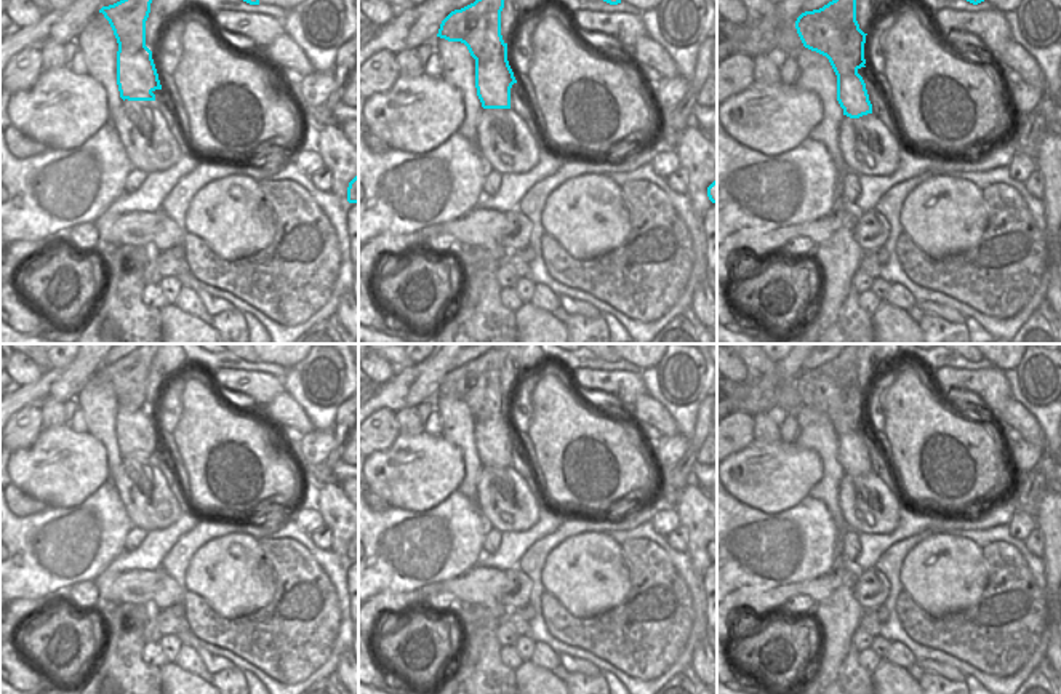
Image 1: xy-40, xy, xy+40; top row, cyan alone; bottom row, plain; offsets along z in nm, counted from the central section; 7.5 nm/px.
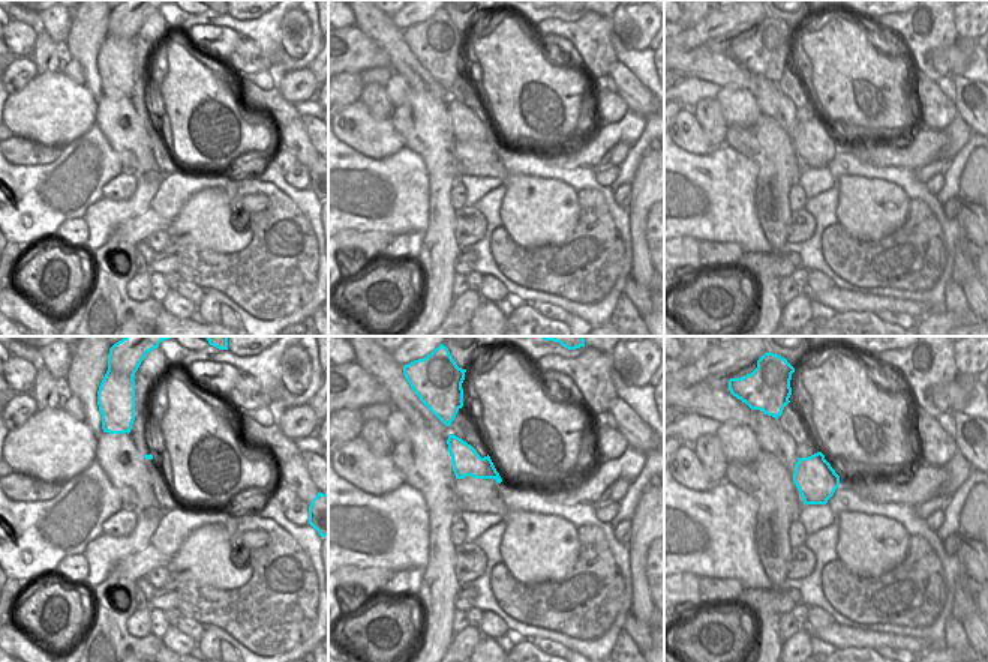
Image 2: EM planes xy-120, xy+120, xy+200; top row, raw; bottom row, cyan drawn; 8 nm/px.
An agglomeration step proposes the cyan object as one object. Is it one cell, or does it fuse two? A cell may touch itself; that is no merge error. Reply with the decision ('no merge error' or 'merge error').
merge error

